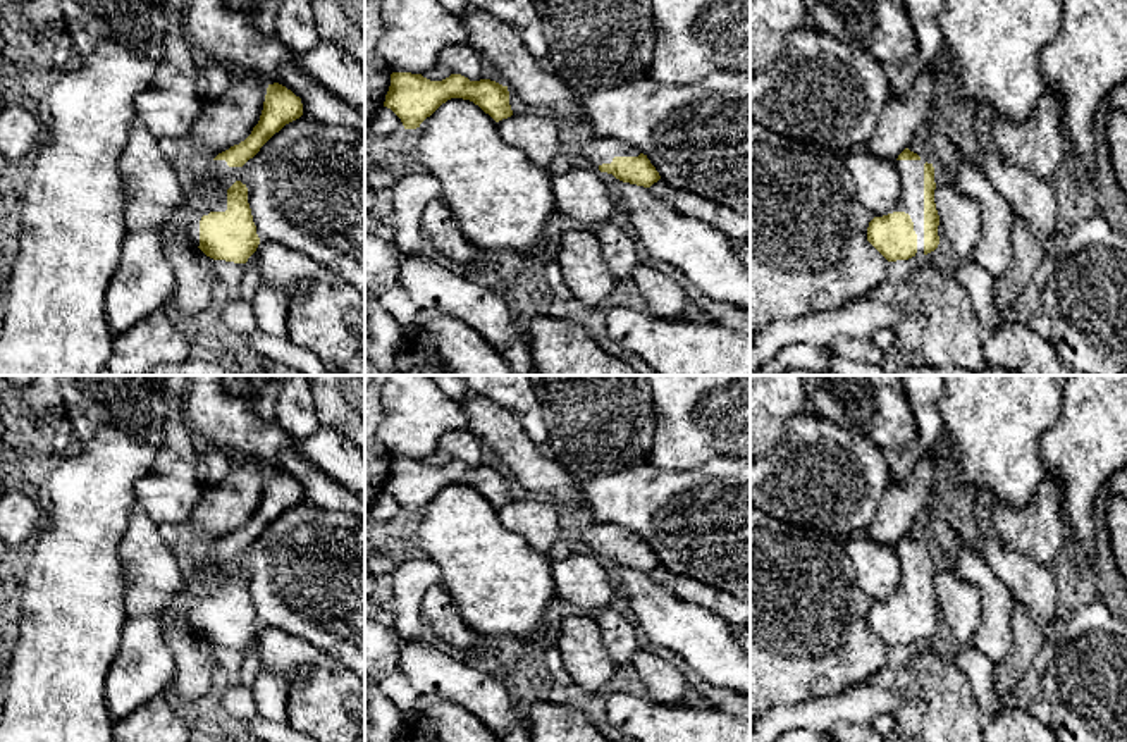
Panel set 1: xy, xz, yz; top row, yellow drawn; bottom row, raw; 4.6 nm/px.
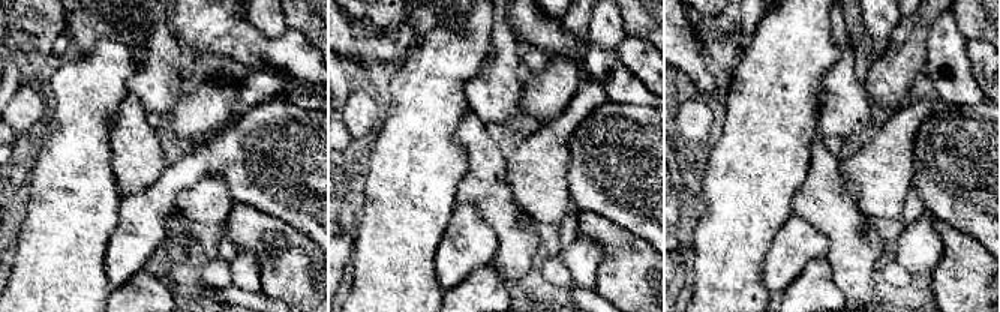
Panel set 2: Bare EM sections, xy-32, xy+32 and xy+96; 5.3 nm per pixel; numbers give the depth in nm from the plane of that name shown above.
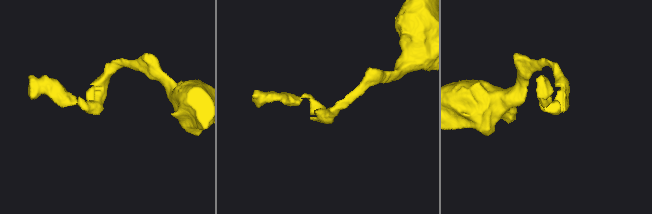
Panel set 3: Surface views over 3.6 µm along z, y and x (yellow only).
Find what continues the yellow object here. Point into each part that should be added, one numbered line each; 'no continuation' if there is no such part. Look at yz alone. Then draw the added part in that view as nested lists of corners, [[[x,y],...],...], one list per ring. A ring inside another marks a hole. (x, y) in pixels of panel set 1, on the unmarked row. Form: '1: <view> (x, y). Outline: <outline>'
1: yz (911, 556). Outline: [[[896,546],[902,584],[893,597],[905,597],[910,601],[917,620],[915,642],[924,640],[924,549],[924,546]]]

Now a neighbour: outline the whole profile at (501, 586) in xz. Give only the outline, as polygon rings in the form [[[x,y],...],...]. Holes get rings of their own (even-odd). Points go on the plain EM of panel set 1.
[[[463,484],[442,489],[410,529],[442,572],[461,620],[483,639],[533,639],[557,597],[552,560],[508,530],[497,508]]]

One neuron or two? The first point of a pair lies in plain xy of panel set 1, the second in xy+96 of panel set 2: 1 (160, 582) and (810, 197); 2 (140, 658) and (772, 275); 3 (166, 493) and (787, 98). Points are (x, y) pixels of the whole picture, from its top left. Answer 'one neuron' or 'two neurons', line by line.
1: one neuron
2: one neuron
3: two neurons

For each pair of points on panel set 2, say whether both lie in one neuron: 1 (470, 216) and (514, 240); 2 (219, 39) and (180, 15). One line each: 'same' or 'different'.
1: different
2: same

